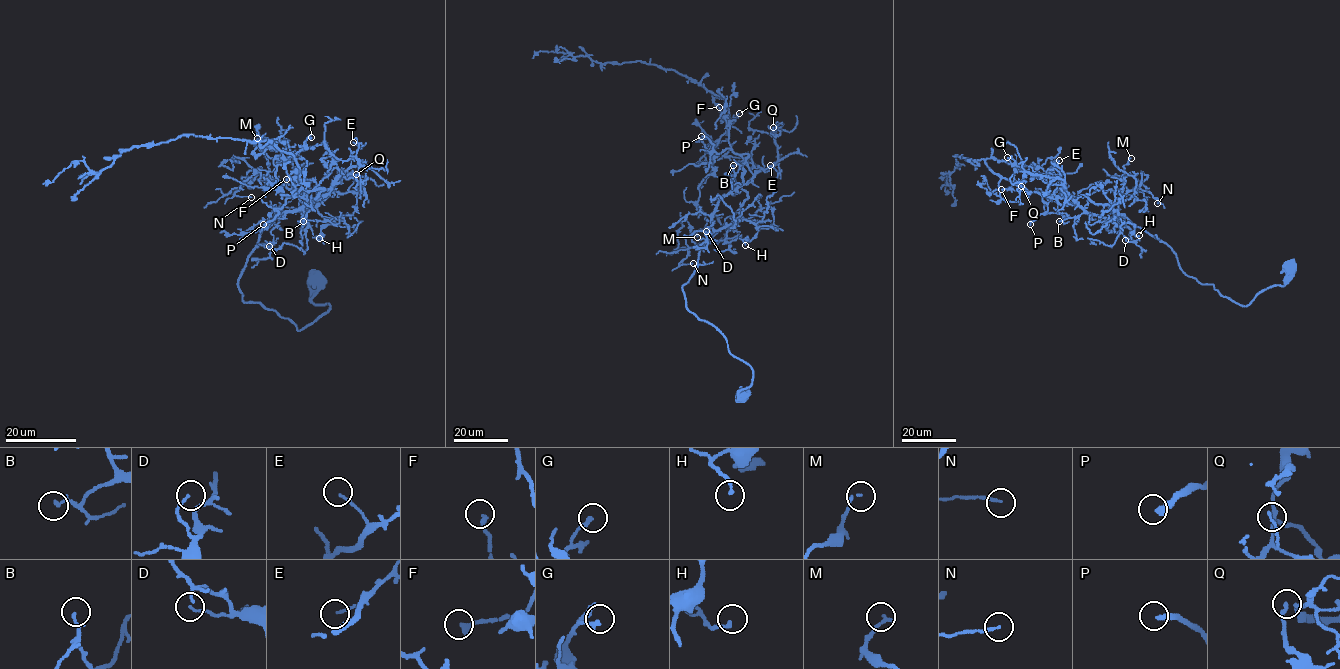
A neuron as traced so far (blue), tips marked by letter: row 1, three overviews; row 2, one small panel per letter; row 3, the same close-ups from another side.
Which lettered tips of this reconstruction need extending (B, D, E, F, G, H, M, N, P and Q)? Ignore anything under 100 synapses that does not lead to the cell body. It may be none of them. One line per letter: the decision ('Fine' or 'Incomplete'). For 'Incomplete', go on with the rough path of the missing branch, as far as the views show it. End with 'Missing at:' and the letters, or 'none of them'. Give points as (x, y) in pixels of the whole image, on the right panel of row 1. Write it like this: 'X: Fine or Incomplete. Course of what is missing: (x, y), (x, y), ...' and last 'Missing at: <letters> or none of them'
B: Fine
D: Fine
E: Fine
F: Fine
G: Fine
H: Fine
M: Fine
N: Fine
P: Incomplete. Course of what is missing: (1030, 224), (1013, 238), (1015, 232), (1008, 230), (996, 211)
Q: Fine
Missing at: P

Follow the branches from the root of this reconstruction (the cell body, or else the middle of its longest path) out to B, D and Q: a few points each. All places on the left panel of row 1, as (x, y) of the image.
B: (315, 280), (311, 301), (330, 308), (300, 330), (245, 303), (238, 286), (277, 215), (303, 209), (303, 221)
D: (315, 280), (311, 301), (330, 308), (300, 330), (259, 303), (245, 303), (239, 276), (277, 215), (269, 246)
Q: (315, 280), (330, 308), (300, 330), (238, 286), (277, 215), (355, 157), (356, 174)

